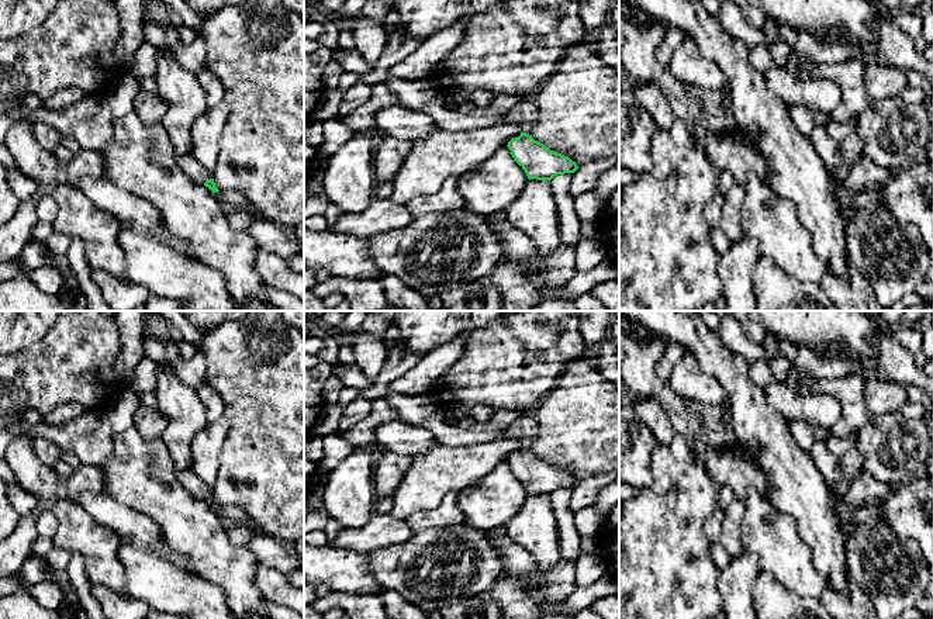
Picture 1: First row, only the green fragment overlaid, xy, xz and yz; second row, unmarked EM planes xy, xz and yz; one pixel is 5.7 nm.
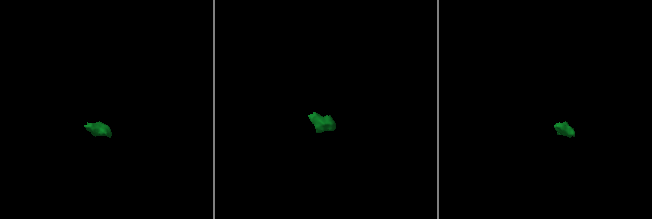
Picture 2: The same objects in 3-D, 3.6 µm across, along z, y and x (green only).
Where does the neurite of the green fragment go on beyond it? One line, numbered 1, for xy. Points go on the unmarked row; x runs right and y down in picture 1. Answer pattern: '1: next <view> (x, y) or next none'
1: next xy (189, 479)

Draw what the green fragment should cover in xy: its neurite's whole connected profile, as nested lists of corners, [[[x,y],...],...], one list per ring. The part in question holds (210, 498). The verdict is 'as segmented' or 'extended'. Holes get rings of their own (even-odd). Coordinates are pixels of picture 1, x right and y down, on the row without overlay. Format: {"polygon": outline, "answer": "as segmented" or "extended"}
{"polygon": [[[180,470],[176,471],[177,480],[193,492],[194,497],[204,499],[208,502],[212,508],[220,506],[215,502],[214,494],[212,494],[212,487],[207,485],[203,483],[198,476],[191,470]]], "answer": "extended"}

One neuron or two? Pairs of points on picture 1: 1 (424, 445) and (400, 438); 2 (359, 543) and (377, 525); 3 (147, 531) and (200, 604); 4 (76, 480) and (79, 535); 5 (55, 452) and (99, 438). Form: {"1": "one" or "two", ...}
{"1": "one", "2": "one", "3": "two", "4": "two", "5": "two"}

